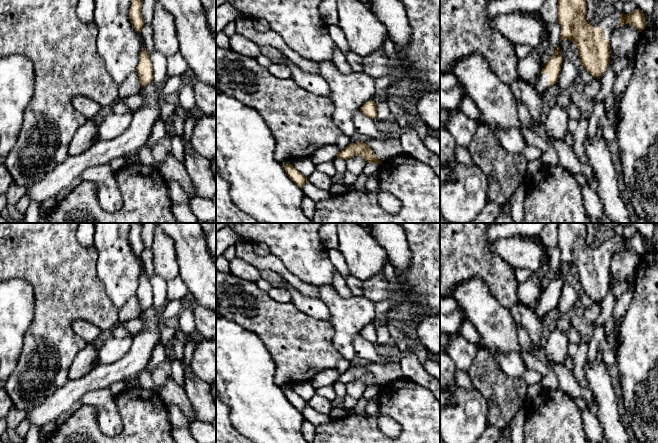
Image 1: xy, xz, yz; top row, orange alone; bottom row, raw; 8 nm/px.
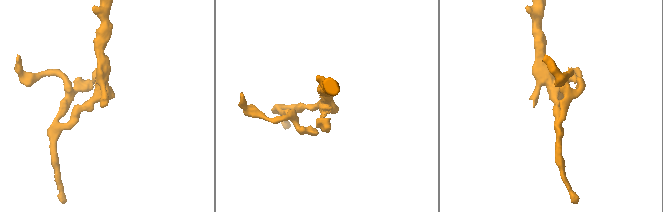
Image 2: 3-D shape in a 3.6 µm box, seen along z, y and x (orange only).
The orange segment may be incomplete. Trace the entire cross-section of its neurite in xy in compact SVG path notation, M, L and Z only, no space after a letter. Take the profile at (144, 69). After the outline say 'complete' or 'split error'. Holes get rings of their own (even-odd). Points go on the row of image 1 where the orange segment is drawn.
M145 46L142 49L137 66L140 85L144 88L153 82L153 66Z; complete

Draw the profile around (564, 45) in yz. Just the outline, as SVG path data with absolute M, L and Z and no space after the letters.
M562 40L560 41L560 44L559 44L559 47L560 47L560 52L561 52L561 57L562 57L562 60L566 59L566 54L569 50L569 47L570 45L572 44L573 42L570 41L570 40Z

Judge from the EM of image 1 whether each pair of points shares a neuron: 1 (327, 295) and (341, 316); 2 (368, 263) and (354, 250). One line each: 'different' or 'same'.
1: same
2: same

